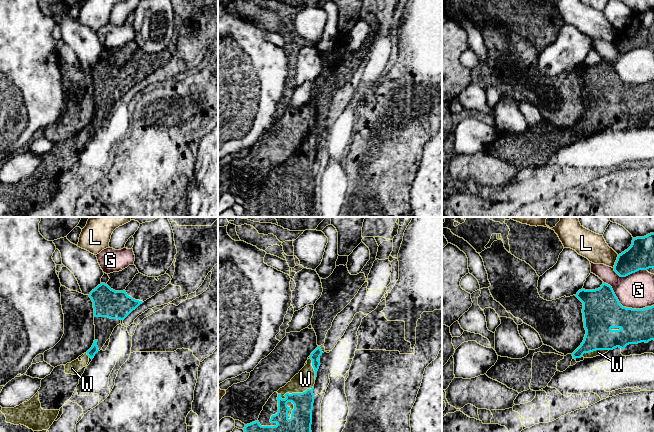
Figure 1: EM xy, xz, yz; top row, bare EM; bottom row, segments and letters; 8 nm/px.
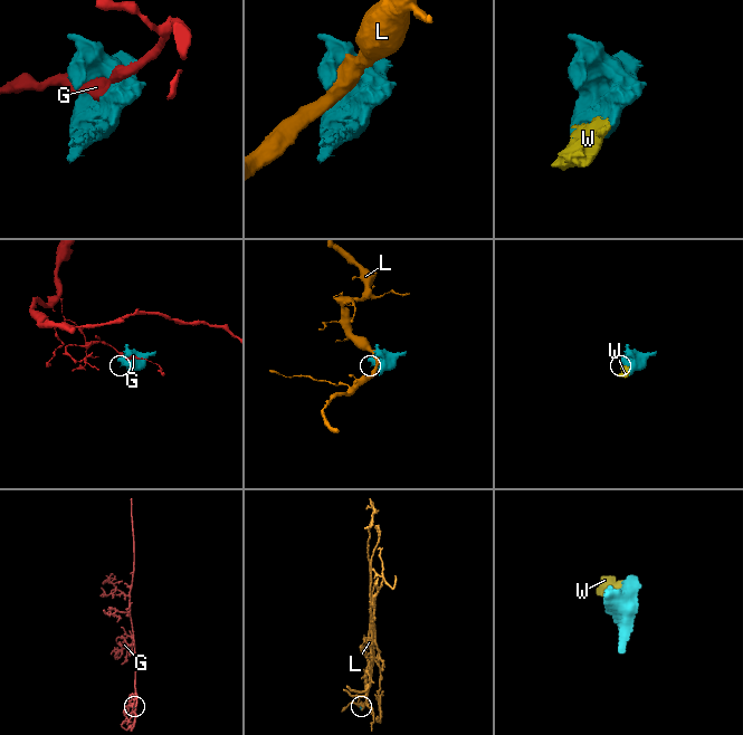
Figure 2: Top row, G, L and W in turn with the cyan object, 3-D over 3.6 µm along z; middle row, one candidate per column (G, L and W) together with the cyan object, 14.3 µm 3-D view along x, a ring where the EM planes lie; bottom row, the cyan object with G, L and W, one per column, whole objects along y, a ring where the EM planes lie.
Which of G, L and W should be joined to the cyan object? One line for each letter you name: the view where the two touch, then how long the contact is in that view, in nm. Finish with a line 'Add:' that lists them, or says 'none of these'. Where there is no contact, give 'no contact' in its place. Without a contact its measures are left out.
W: meets cyan in xz; contact 300 nm long
Add: W

